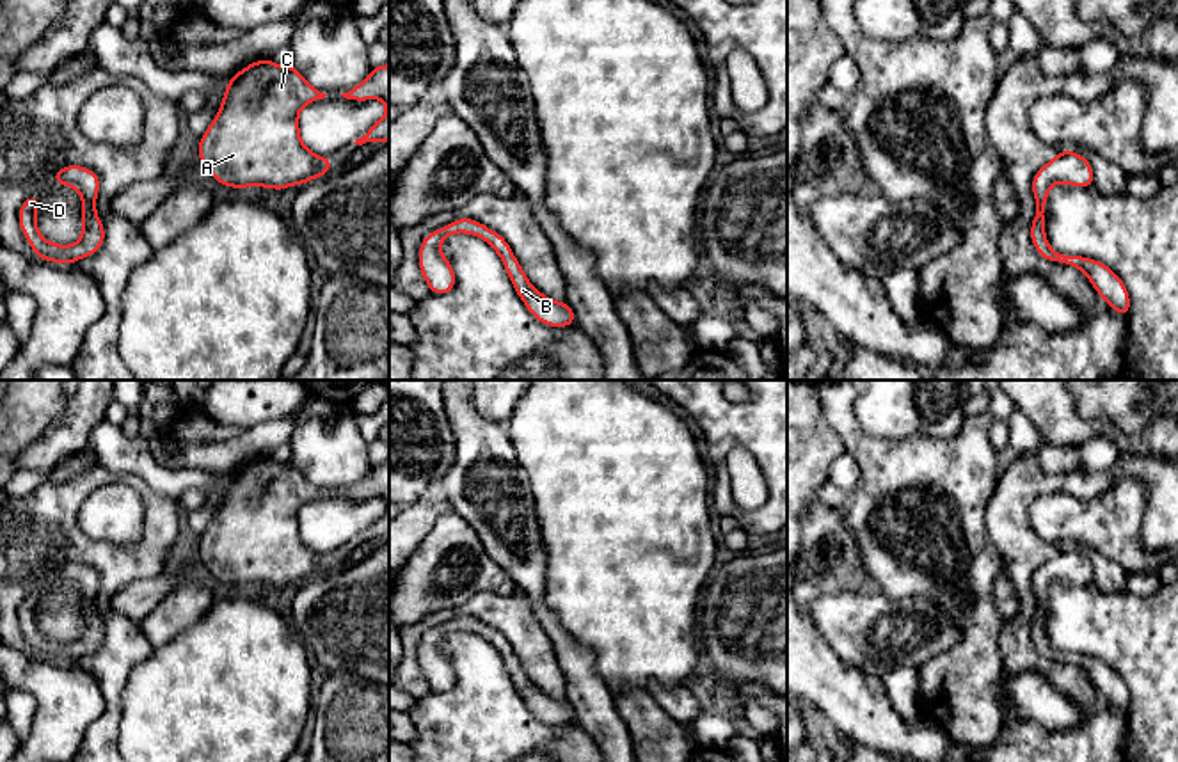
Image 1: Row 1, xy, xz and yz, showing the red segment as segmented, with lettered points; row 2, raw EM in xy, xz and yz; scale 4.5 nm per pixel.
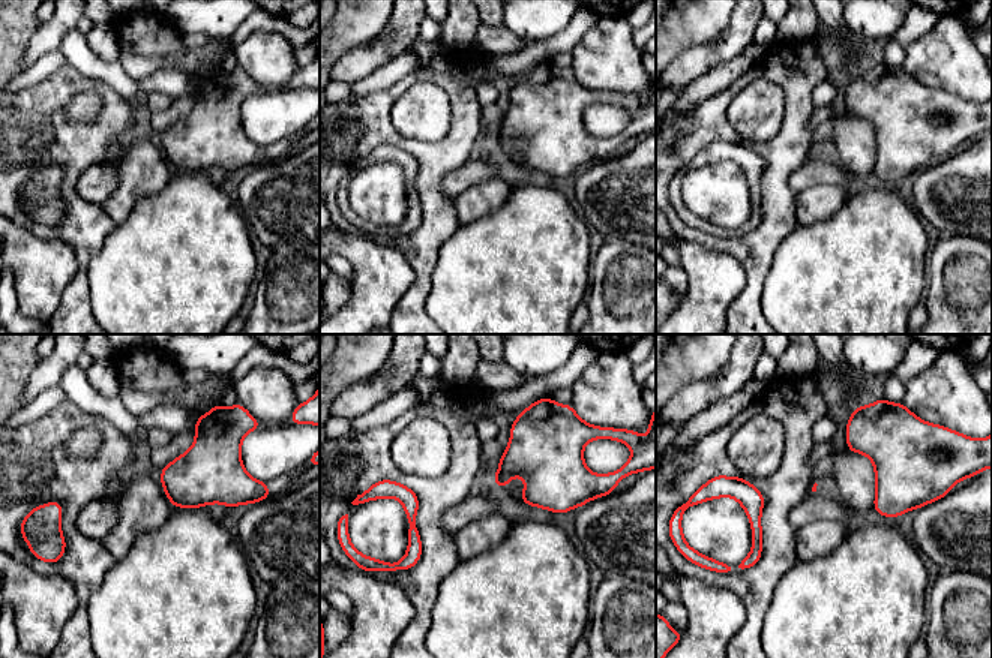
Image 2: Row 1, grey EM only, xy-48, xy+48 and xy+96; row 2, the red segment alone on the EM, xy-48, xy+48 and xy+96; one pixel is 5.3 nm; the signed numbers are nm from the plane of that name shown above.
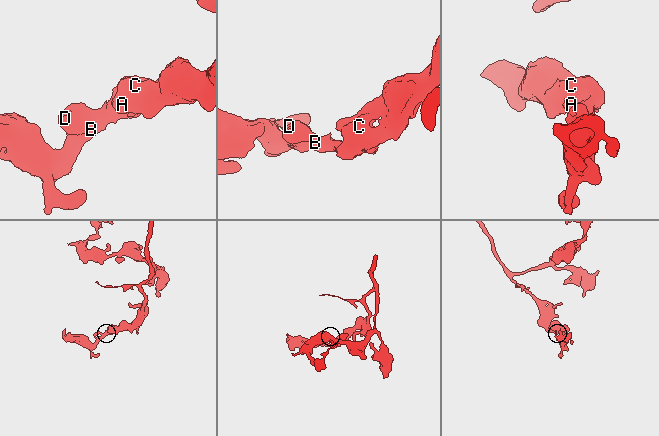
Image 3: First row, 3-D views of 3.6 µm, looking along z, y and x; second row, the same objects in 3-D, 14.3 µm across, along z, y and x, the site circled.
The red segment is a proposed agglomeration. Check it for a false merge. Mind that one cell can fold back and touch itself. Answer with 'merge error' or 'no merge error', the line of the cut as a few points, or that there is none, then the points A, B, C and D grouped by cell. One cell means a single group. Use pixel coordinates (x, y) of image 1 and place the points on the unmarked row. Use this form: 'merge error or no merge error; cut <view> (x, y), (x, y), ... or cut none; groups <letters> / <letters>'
no merge error; cut none; groups A B C D

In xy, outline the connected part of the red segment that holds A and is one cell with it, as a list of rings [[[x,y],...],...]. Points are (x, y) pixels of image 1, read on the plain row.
[[[249,462],[226,483],[220,508],[199,536],[199,561],[231,586],[284,588],[325,574],[336,560],[311,551],[298,528],[298,510],[325,494],[291,462]]]

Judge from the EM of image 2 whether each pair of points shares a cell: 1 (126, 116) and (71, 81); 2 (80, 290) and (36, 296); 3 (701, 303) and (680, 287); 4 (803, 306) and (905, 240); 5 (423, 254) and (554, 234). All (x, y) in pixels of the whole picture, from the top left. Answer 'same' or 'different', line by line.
1: same
2: different
3: different
4: same
5: different

